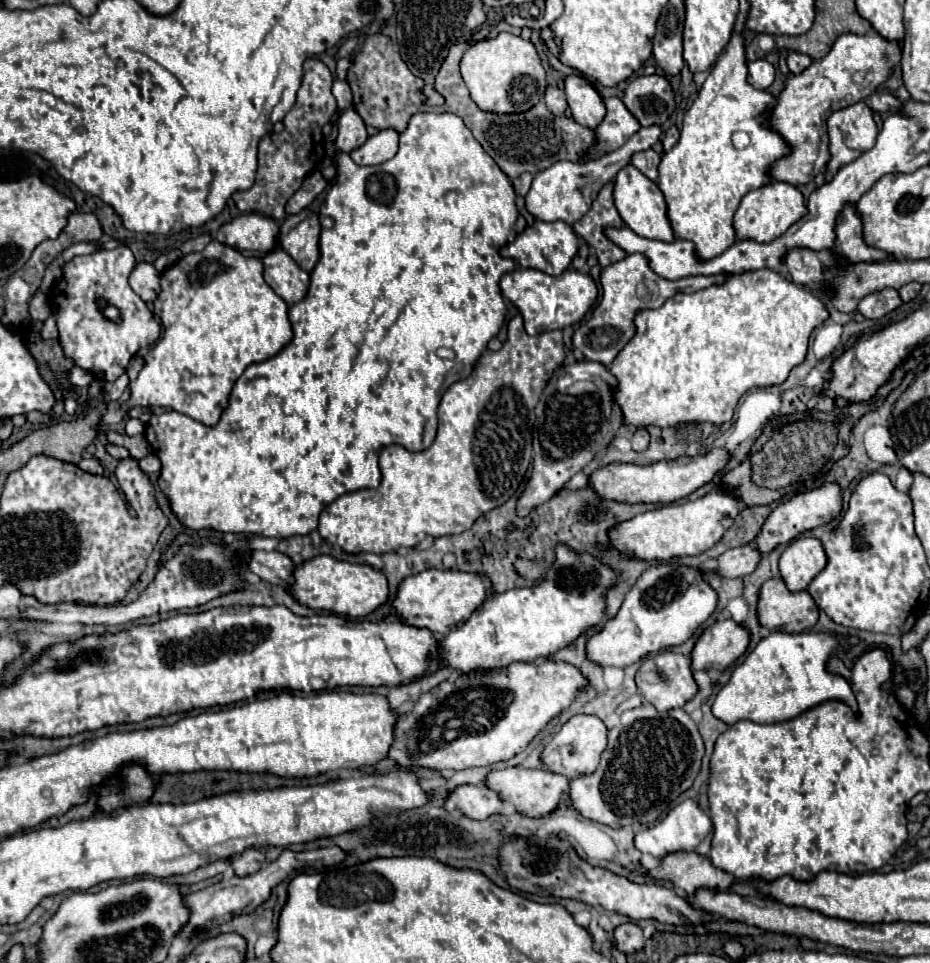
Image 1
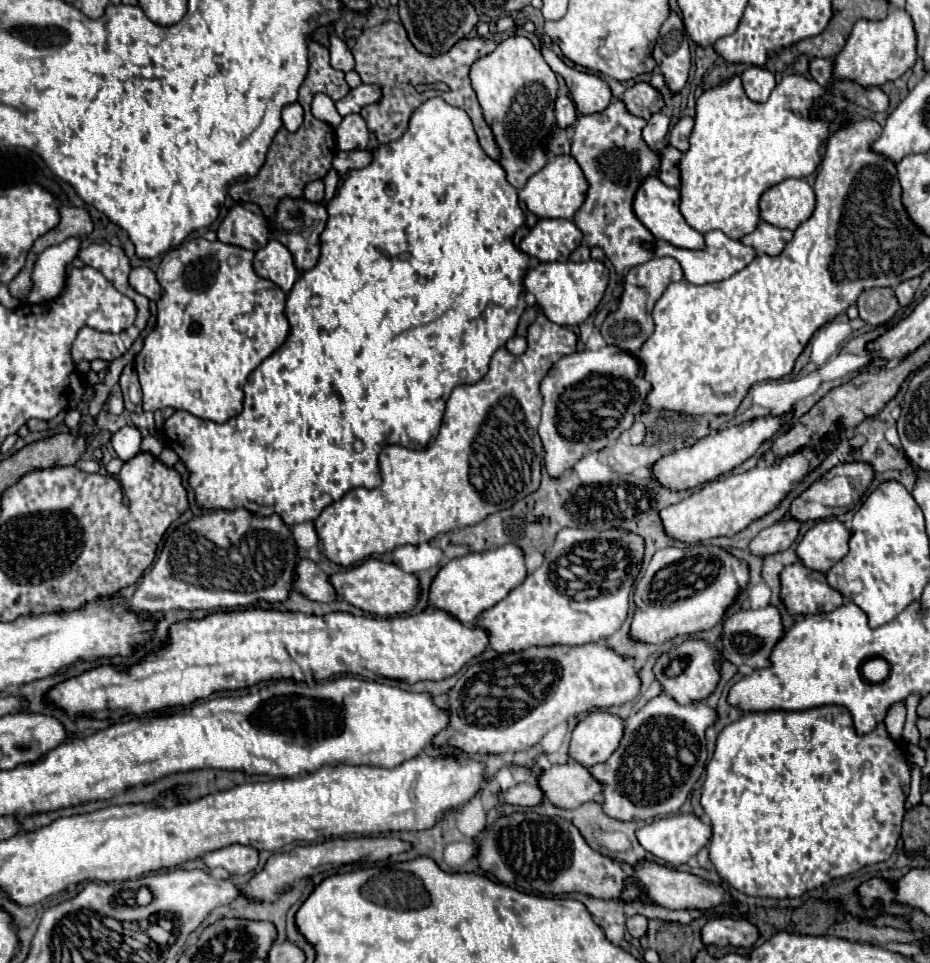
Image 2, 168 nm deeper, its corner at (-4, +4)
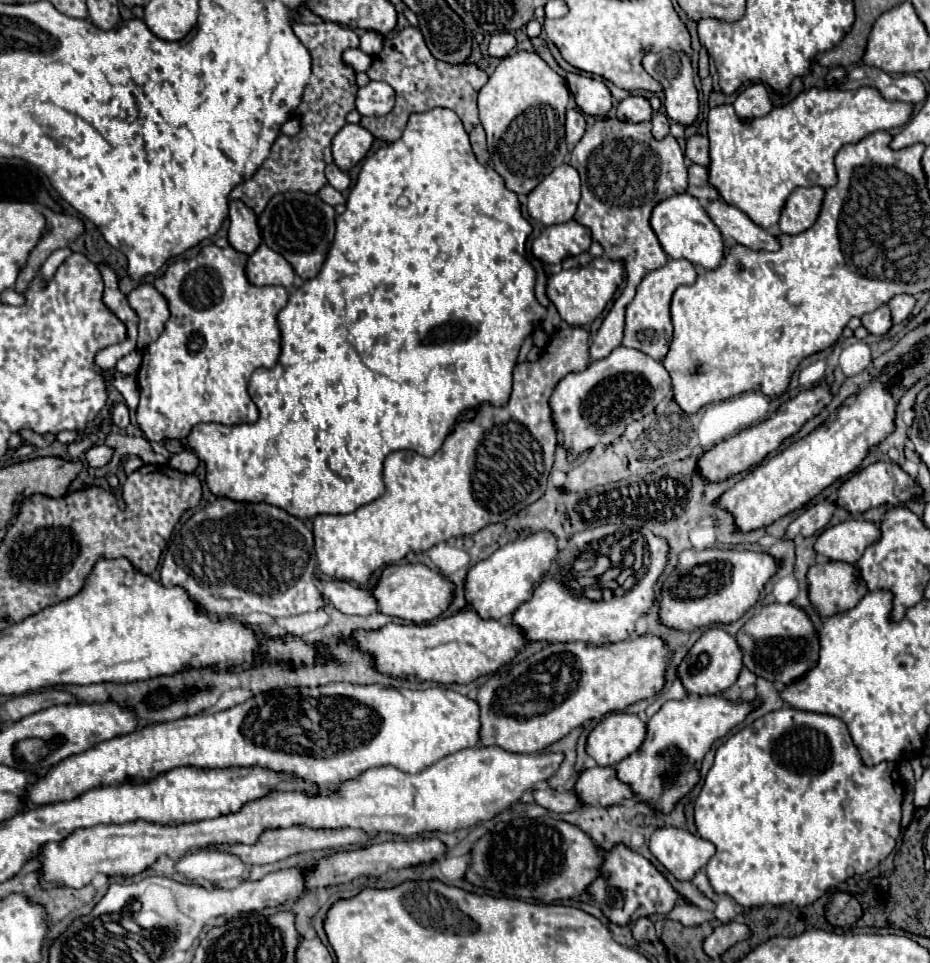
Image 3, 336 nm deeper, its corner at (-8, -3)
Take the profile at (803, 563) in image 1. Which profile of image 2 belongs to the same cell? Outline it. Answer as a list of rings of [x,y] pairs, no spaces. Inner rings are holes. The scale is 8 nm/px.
[[[822,520],[812,526],[796,548],[798,560],[818,572],[828,572],[842,556],[848,554],[850,530],[838,520]]]

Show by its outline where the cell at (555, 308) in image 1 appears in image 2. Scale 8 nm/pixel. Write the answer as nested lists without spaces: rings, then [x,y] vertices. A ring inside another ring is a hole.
[[[548,262],[538,264],[524,276],[524,288],[536,296],[542,314],[560,326],[582,324],[600,304],[608,286],[608,268],[602,262]]]

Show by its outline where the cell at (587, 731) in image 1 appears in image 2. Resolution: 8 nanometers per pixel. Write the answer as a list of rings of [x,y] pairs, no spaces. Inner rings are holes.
[[[594,710],[576,724],[570,740],[570,758],[590,768],[606,762],[622,736],[622,720],[606,710]]]

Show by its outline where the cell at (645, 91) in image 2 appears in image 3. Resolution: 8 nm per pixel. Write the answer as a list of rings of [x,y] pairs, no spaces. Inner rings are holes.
[[[626,97],[618,103],[616,111],[618,111],[618,119],[620,121],[626,119],[628,123],[642,123],[652,117],[652,107],[644,97]]]

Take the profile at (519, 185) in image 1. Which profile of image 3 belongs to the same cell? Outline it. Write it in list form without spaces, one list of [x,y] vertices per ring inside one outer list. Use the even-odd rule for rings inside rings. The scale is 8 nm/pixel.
[[[518,51],[502,59],[488,83],[480,89],[478,109],[488,135],[490,167],[504,179],[510,191],[528,195],[546,175],[564,163],[568,155],[564,139],[568,99],[566,81],[538,53],[528,51]]]

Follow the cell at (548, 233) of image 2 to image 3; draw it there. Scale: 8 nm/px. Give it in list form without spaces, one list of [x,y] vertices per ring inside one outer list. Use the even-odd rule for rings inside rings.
[[[566,221],[560,225],[546,227],[532,243],[532,253],[544,263],[554,265],[570,255],[580,255],[588,251],[590,243],[592,235],[584,225],[576,221]]]

